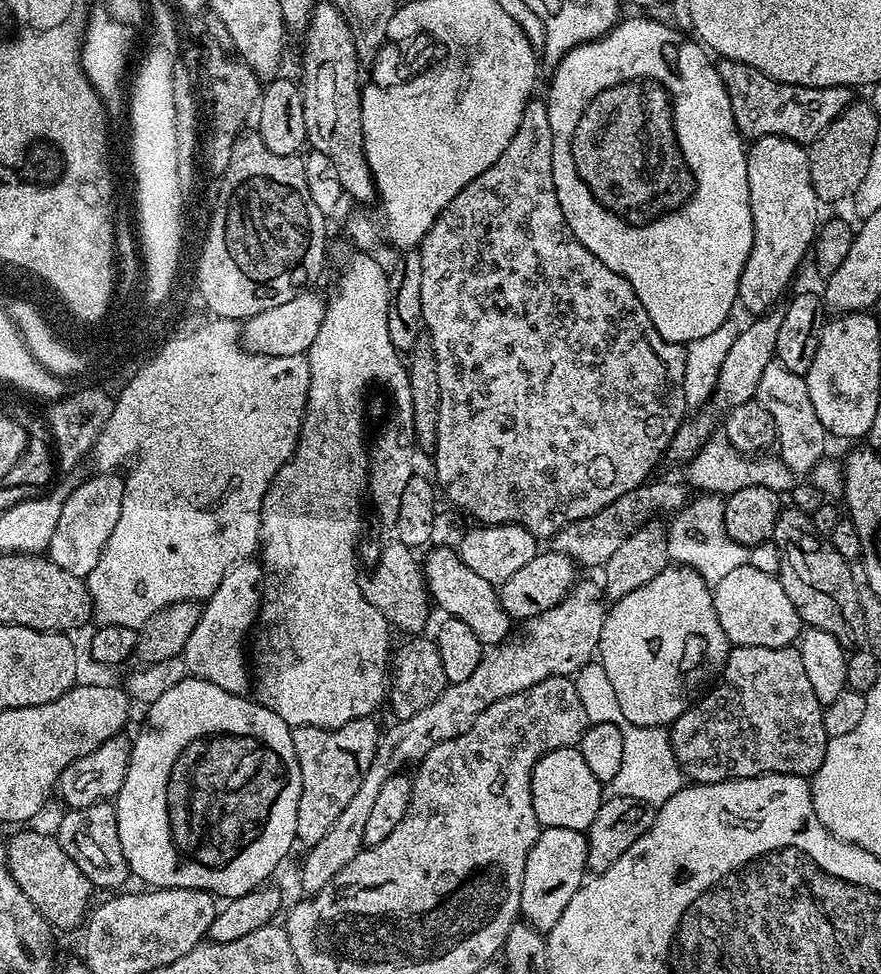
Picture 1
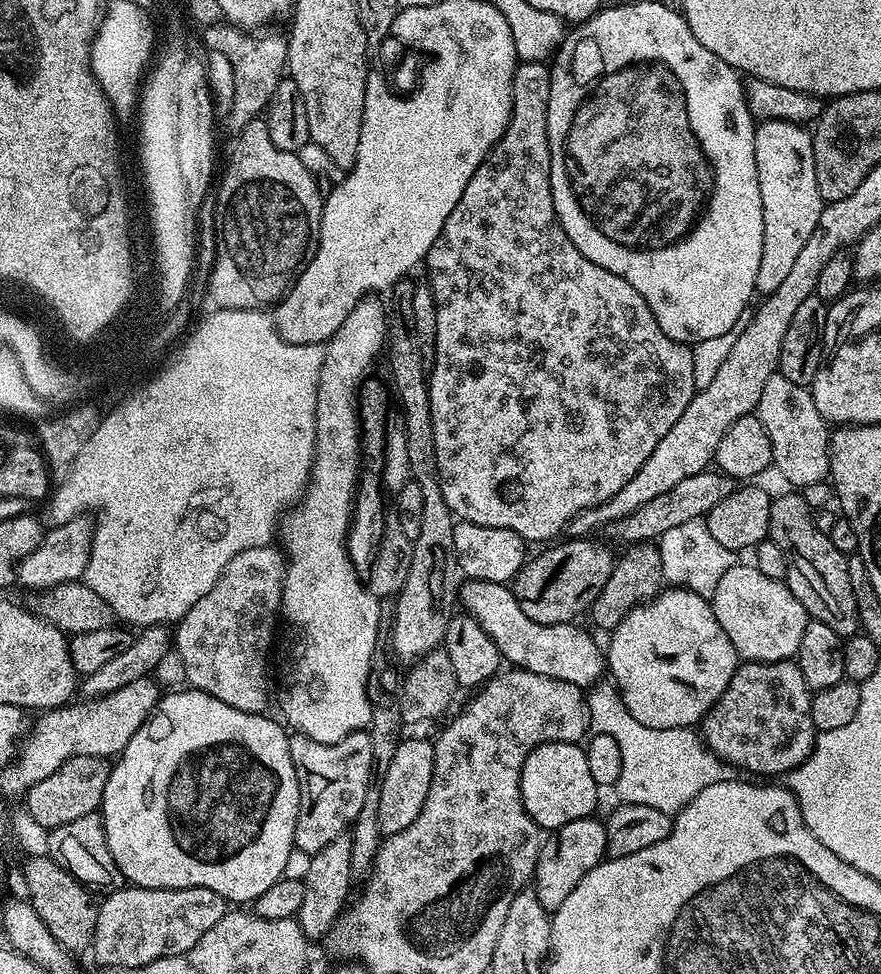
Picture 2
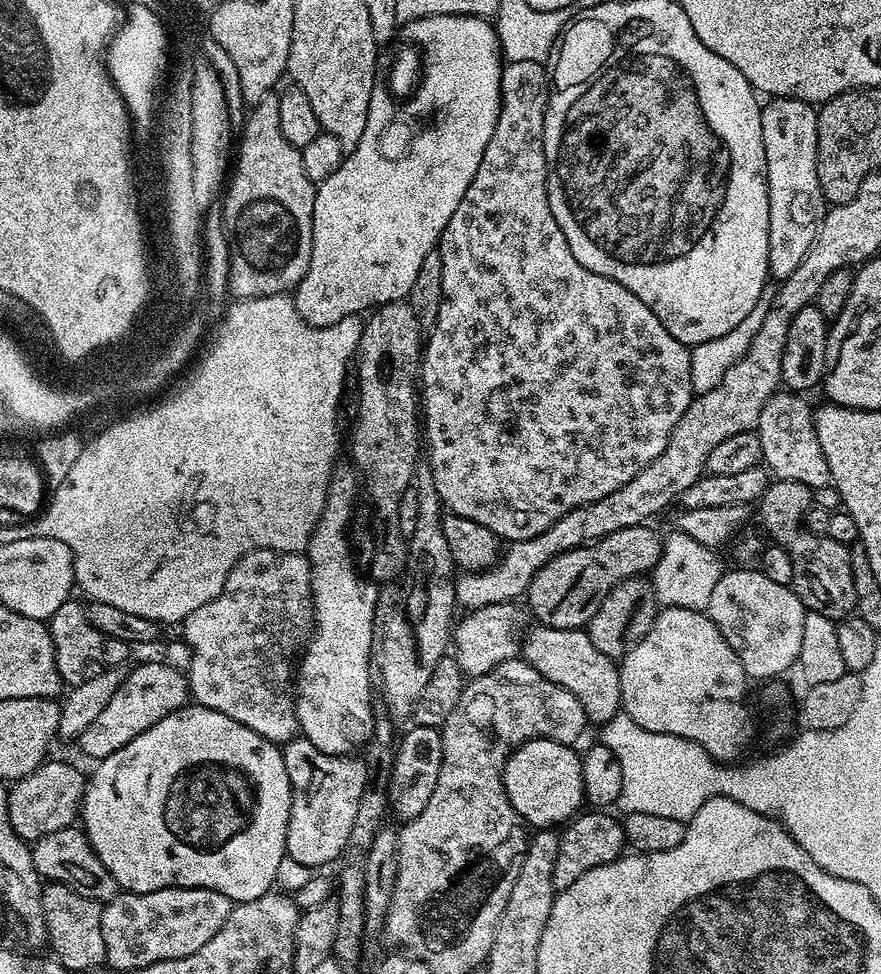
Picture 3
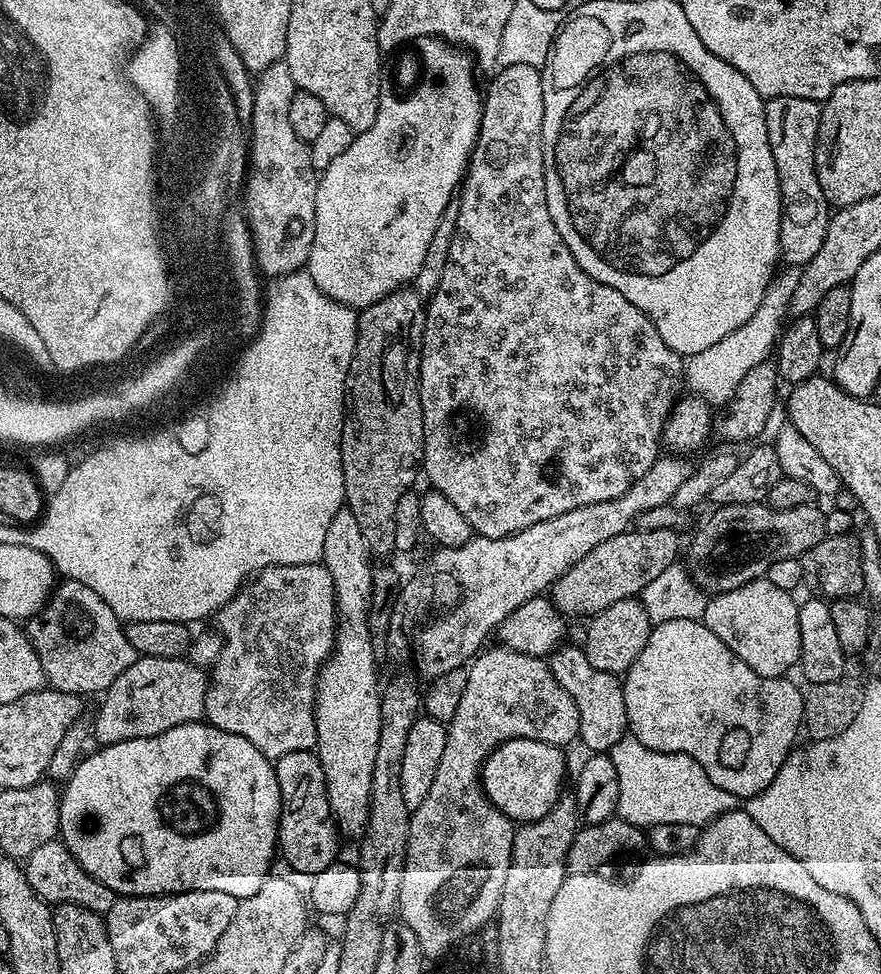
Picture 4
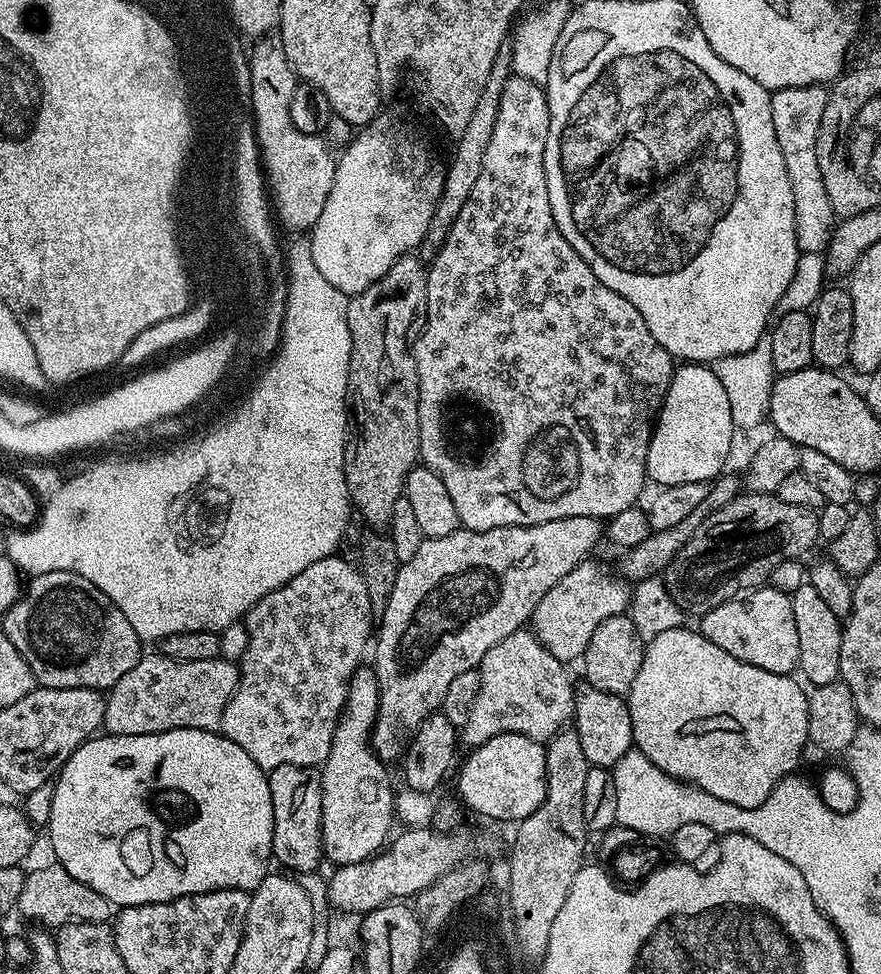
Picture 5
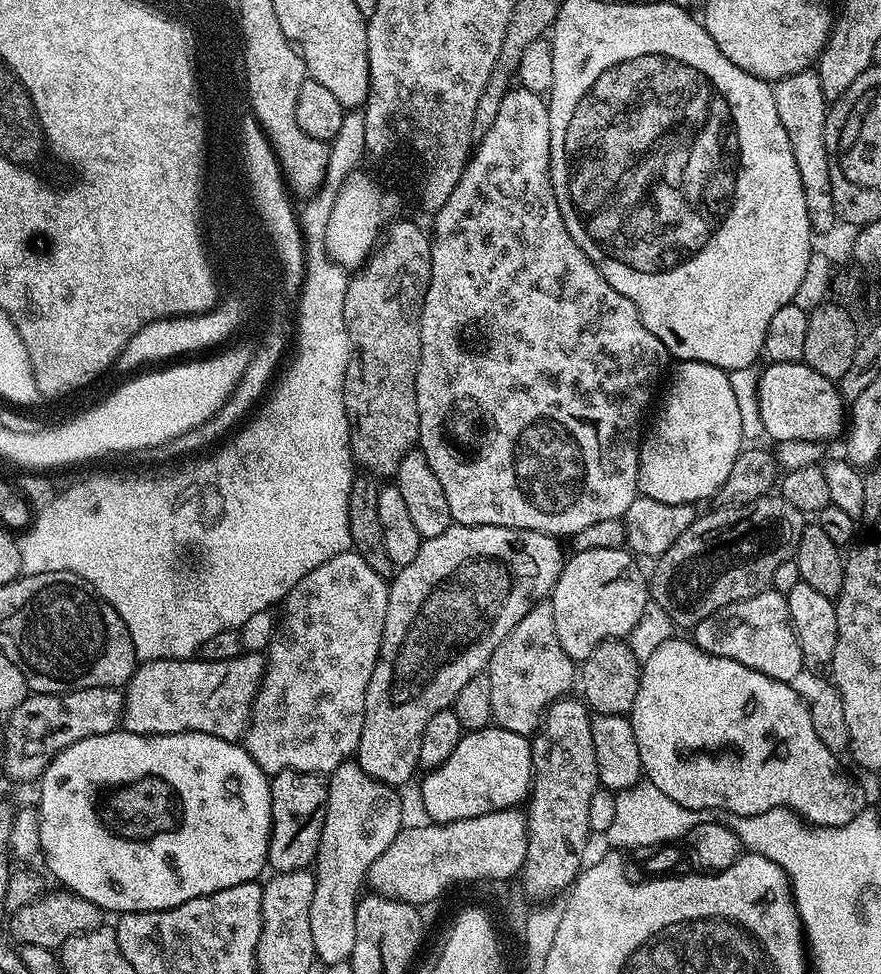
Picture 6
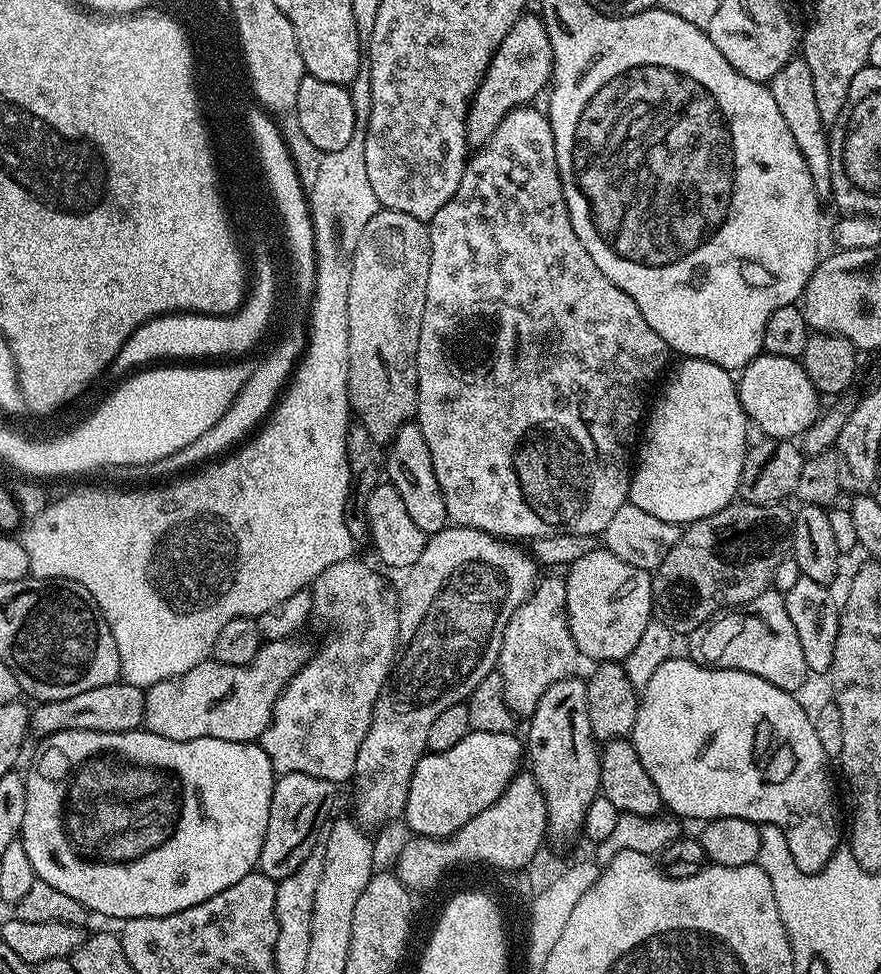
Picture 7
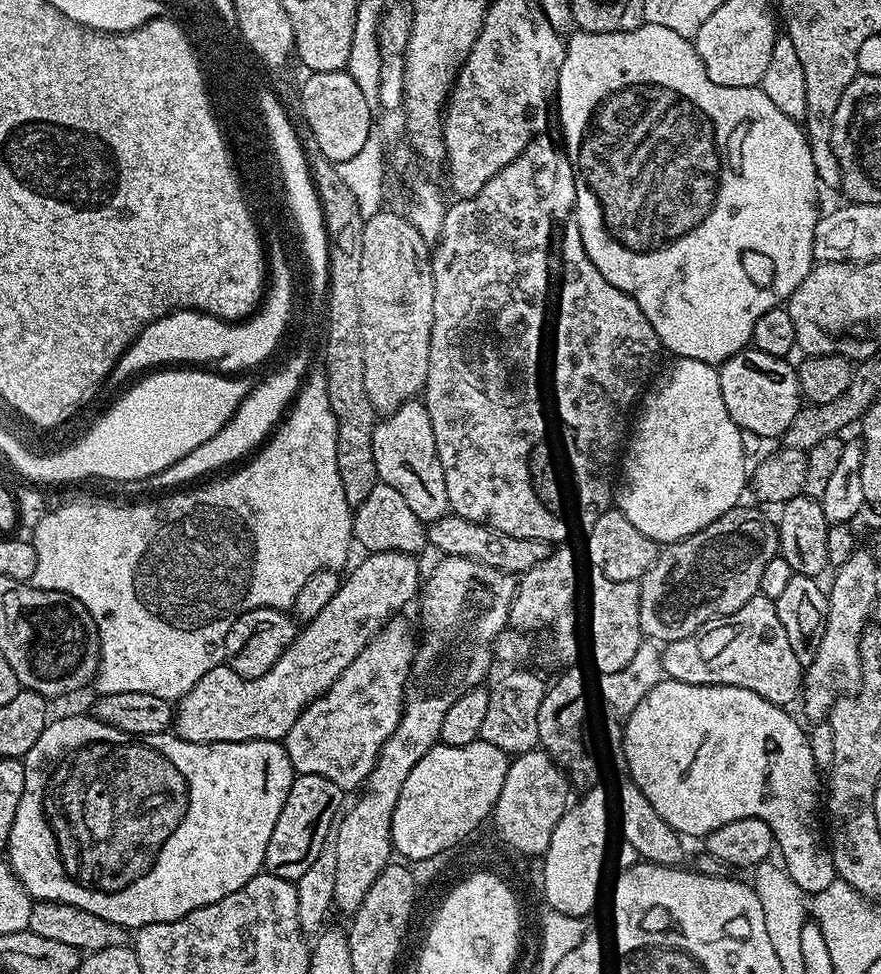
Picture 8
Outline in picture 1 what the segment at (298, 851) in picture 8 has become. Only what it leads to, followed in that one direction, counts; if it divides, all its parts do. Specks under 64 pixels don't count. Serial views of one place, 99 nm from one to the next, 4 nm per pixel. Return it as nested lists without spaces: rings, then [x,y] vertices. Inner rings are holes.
[[[365,718],[346,722],[341,728],[293,728],[294,754],[298,758],[302,790],[298,798],[297,841],[304,846],[319,842],[326,830],[334,826],[334,818],[346,810],[358,786],[362,786],[366,770],[376,753],[381,729],[376,729],[375,719]]]

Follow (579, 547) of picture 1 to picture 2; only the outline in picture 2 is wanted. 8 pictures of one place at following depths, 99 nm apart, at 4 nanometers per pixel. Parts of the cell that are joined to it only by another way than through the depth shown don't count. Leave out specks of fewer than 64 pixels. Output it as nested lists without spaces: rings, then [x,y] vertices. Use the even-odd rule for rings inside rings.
[[[719,470],[699,472],[694,474],[694,478],[685,478],[684,481],[678,482],[678,486],[674,486],[671,490],[666,490],[666,494],[658,494],[658,498],[653,498],[651,502],[646,502],[646,506],[634,510],[634,514],[630,514],[626,518],[618,518],[612,524],[607,525],[606,532],[609,532],[614,539],[621,540],[621,545],[624,546],[659,541],[660,536],[666,534],[666,530],[674,530],[674,526],[682,526],[682,522],[707,517],[708,512],[714,510],[714,506],[718,506],[718,502],[722,502],[722,498],[726,498],[730,493],[736,491],[737,487],[737,481],[730,476],[725,476]]]

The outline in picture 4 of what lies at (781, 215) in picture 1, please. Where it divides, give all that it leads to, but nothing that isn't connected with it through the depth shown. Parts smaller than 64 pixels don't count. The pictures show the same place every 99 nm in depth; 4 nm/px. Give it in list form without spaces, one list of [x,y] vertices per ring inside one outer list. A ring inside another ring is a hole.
[[[773,96],[765,103],[766,134],[770,138],[770,150],[774,158],[774,166],[780,179],[782,194],[782,218],[780,219],[780,255],[788,266],[803,266],[818,254],[822,247],[822,238],[826,238],[826,230],[830,219],[830,205],[822,194],[822,186],[818,186],[818,174],[814,154],[816,153],[816,135],[820,125],[821,105],[810,98],[786,98]]]

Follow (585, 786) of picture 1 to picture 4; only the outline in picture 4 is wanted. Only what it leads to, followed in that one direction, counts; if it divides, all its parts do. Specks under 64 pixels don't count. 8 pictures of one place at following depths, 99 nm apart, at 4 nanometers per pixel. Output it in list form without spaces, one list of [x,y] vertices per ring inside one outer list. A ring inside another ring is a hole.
[[[511,740],[498,746],[480,769],[480,784],[490,802],[513,822],[529,824],[560,802],[568,764],[555,743],[546,740]]]

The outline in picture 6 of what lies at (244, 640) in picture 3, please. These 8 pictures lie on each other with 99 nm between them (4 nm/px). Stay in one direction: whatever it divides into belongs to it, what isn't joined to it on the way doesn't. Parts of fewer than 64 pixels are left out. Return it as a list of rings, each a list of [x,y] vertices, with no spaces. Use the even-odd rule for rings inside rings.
[[[354,550],[322,562],[282,601],[284,621],[268,638],[264,676],[252,703],[252,718],[242,737],[244,749],[258,762],[263,772],[275,774],[294,770],[330,774],[338,766],[355,757],[362,738],[362,722],[366,710],[366,686],[378,658],[382,627],[388,608],[389,581],[370,566]]]

